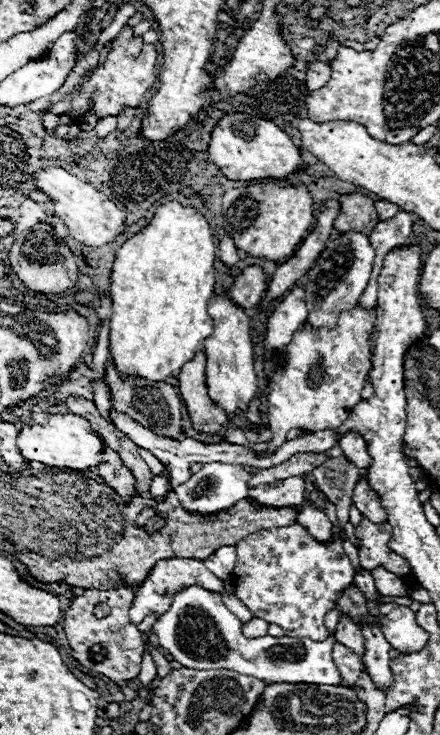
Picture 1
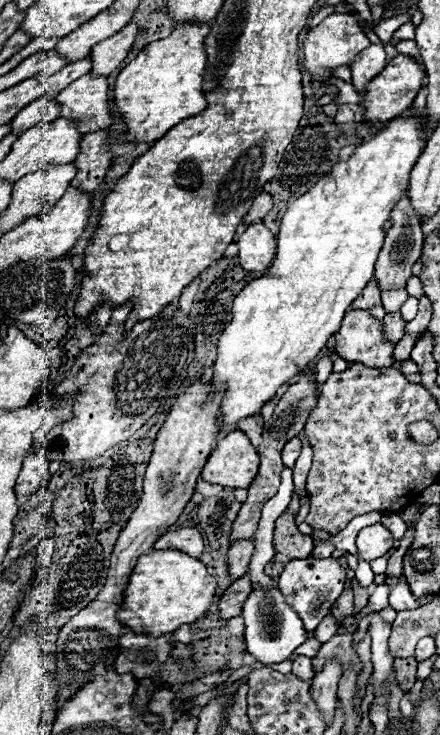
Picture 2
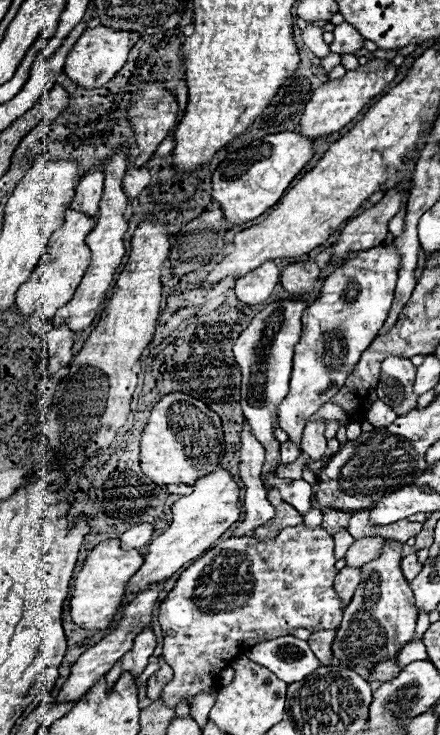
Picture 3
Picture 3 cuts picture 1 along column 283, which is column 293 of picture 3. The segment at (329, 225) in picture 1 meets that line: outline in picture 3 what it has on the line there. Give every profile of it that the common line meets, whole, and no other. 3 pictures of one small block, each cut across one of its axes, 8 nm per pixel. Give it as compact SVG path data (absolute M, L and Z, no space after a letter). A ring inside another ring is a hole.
M314 260L302 262L302 264L290 264L282 270L282 286L298 296L298 298L310 298L318 292L320 288L320 268L316 266Z

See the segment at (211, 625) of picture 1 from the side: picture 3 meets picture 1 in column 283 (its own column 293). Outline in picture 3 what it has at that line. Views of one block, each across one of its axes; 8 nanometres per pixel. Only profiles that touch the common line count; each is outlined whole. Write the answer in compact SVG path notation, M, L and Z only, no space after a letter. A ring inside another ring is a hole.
M294 636L260 642L254 648L250 648L248 658L260 666L266 666L286 684L304 680L320 666L308 642L298 640Z

